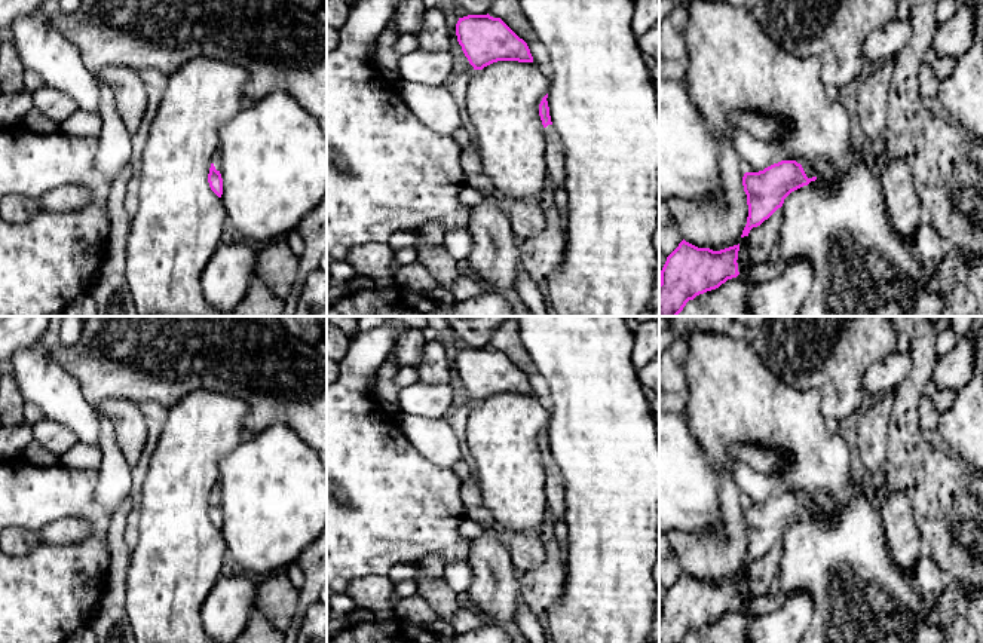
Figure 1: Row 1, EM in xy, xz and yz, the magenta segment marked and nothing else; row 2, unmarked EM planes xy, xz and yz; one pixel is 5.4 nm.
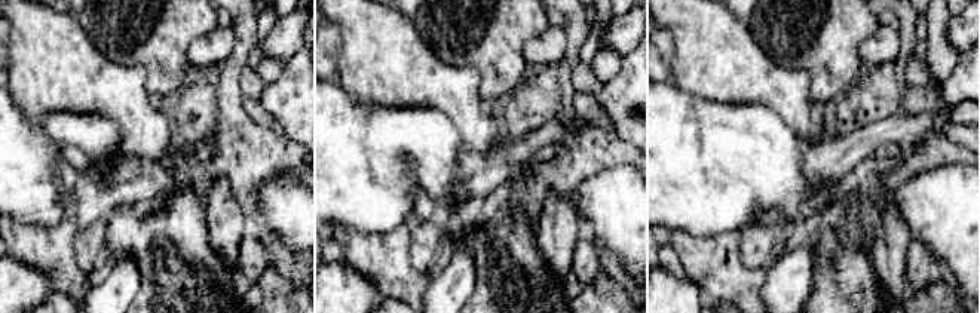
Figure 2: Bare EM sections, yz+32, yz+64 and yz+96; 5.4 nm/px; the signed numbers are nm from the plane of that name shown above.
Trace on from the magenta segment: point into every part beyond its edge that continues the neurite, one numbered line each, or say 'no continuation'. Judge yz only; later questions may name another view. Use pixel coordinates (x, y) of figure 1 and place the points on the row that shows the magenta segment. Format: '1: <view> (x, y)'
no continuation

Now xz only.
1: xz (556, 168)

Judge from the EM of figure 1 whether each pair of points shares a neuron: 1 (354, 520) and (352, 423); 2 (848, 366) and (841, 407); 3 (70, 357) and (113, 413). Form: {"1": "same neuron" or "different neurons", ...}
{"1": "same neuron", "2": "same neuron", "3": "different neurons"}

